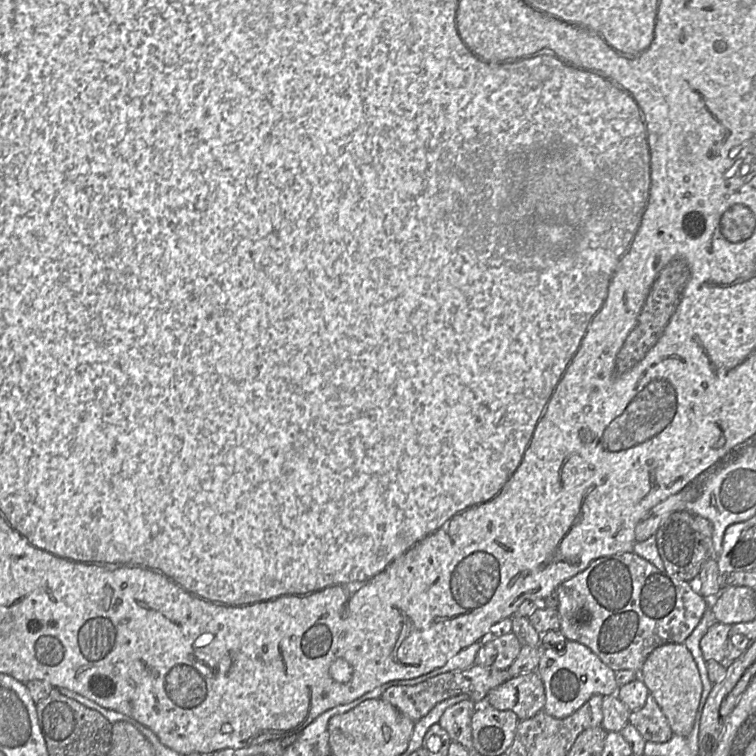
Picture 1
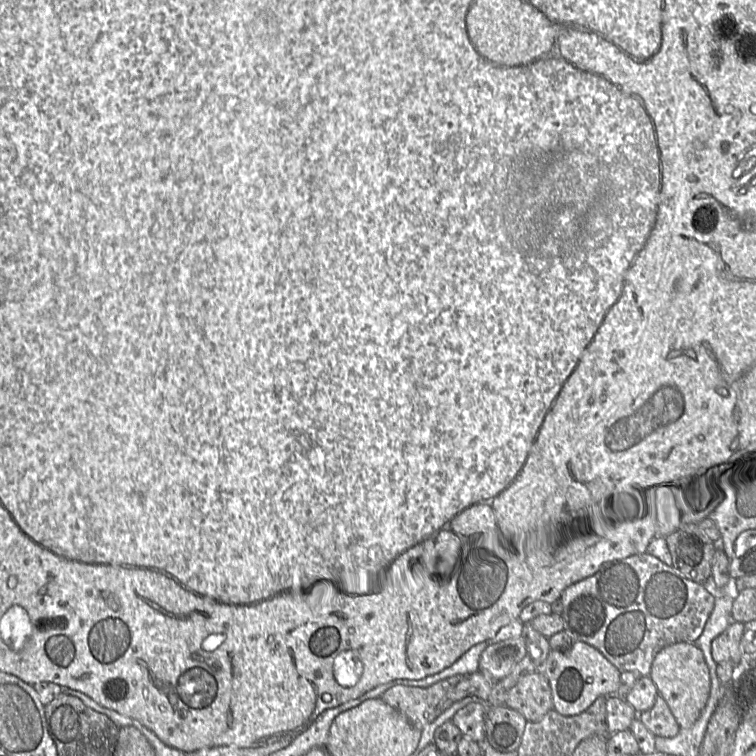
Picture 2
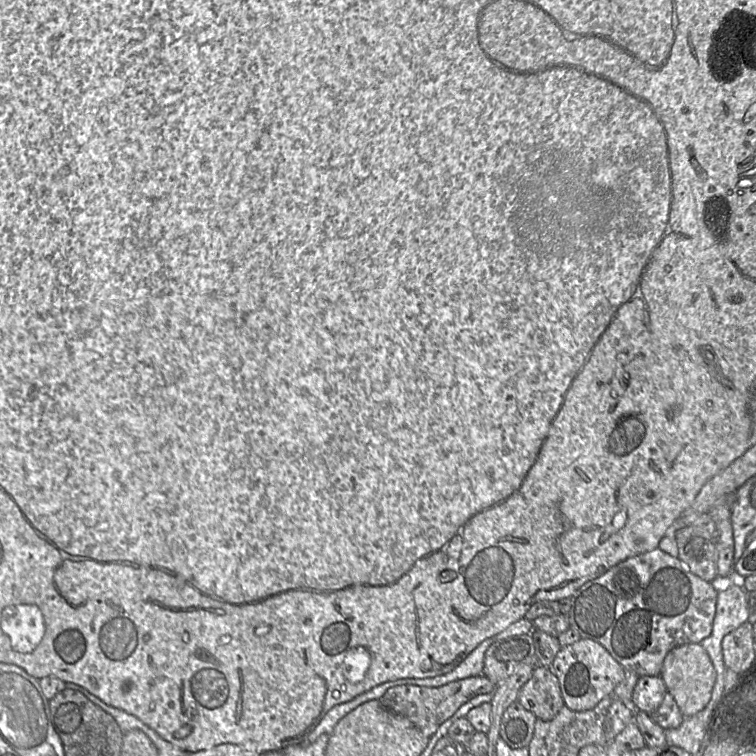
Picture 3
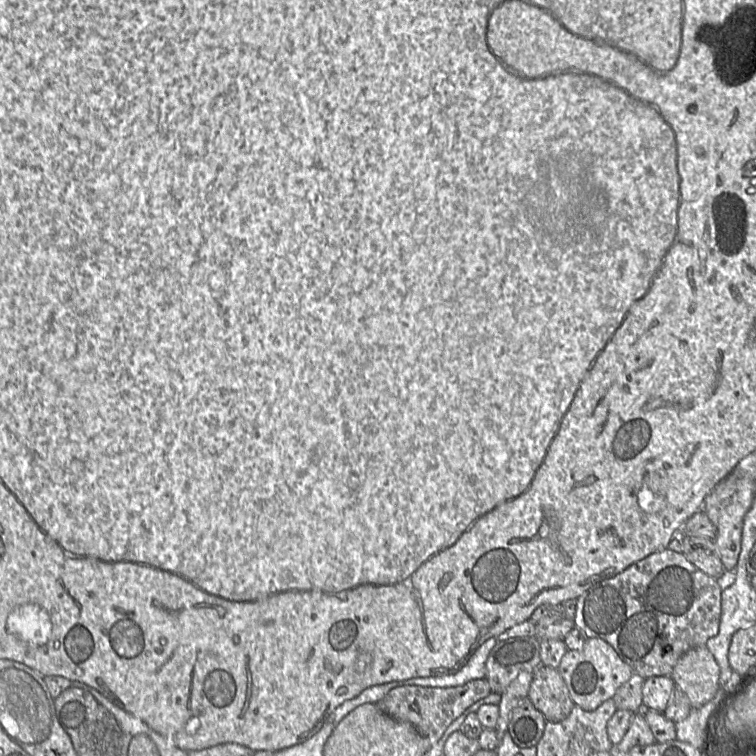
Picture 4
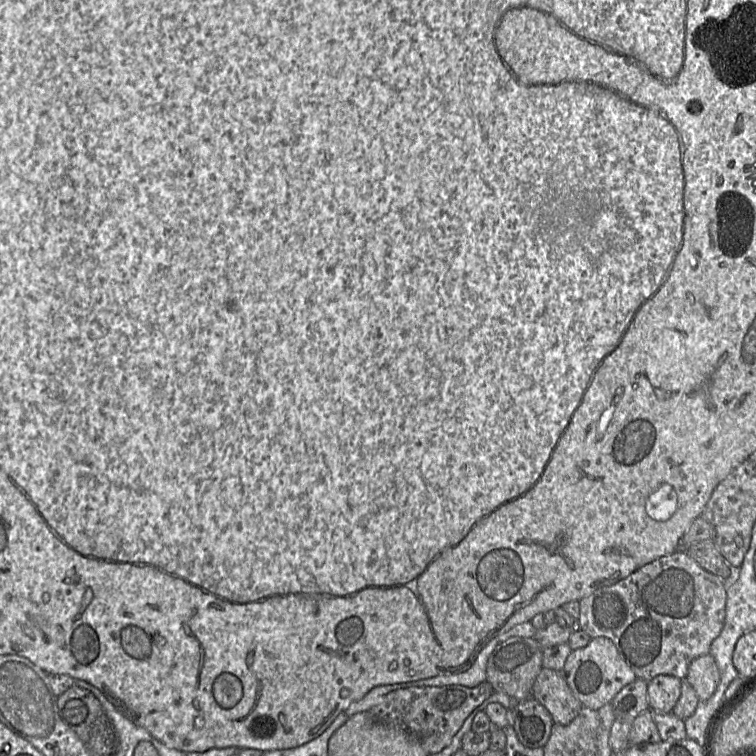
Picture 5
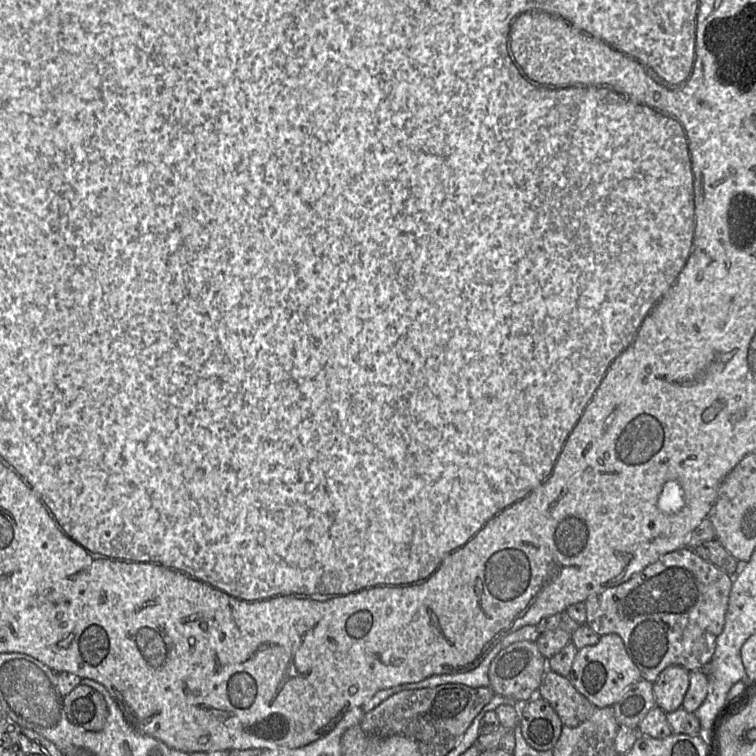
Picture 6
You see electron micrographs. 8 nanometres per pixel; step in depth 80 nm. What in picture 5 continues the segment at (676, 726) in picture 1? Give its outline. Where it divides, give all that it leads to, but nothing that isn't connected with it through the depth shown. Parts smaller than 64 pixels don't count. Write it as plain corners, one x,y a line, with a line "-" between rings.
709,653
694,659
685,678
695,690
700,701
709,699
720,682
720,672
713,656

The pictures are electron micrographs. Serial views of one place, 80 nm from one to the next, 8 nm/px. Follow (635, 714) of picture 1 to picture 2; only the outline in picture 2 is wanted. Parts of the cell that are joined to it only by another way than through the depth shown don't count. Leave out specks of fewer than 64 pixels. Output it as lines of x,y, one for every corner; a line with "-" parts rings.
657,695
651,709
638,712
637,717
656,737
671,738
680,731
680,727
668,704
660,695

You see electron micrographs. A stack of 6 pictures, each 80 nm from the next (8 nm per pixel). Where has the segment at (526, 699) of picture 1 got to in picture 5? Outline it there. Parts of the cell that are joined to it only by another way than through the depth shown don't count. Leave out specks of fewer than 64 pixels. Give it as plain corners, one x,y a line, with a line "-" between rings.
545,667
538,674
531,695
549,711
555,724
570,724
583,707
562,672

